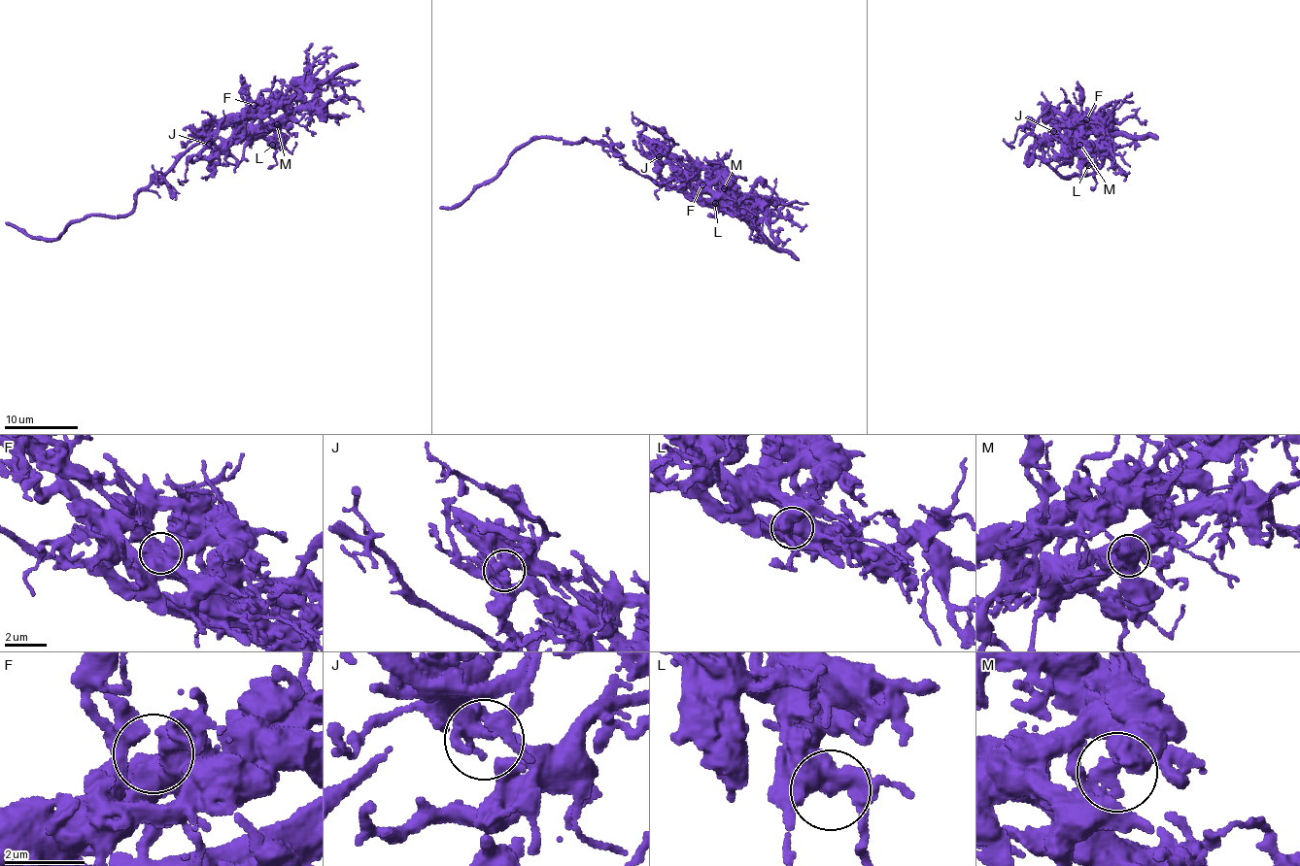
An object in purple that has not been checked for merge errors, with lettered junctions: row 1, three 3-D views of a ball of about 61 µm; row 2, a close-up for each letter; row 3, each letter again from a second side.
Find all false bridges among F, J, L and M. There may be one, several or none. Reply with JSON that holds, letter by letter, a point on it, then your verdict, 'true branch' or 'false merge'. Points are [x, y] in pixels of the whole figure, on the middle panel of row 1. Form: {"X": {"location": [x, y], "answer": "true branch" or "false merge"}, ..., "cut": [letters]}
{"F": {"location": [702, 184], "answer": "true branch"}, "J": {"location": [659, 156], "answer": "true branch"}, "L": {"location": [715, 203], "answer": "true branch"}, "M": {"location": [724, 188], "answer": "true branch"}, "cut": []}

